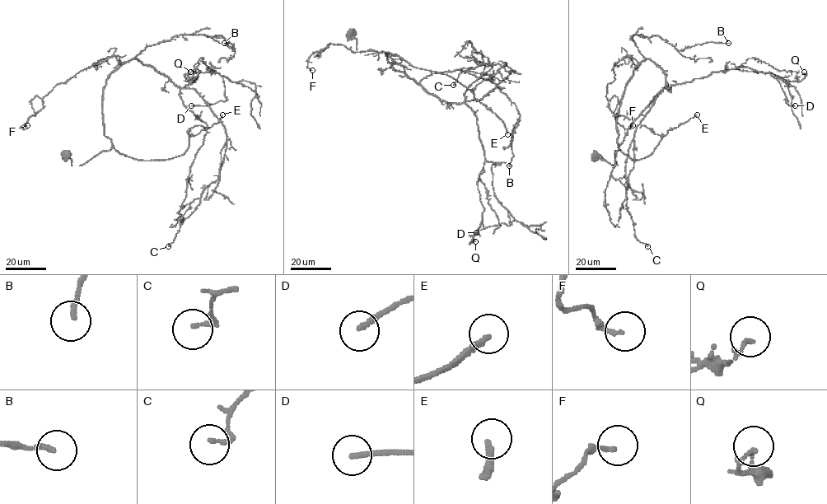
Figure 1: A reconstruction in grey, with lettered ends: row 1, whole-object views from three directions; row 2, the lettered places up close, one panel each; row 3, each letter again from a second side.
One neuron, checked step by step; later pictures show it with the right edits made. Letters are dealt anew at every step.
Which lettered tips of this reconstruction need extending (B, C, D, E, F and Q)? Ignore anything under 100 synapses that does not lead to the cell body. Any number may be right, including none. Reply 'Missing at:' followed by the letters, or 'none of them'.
Missing at: E

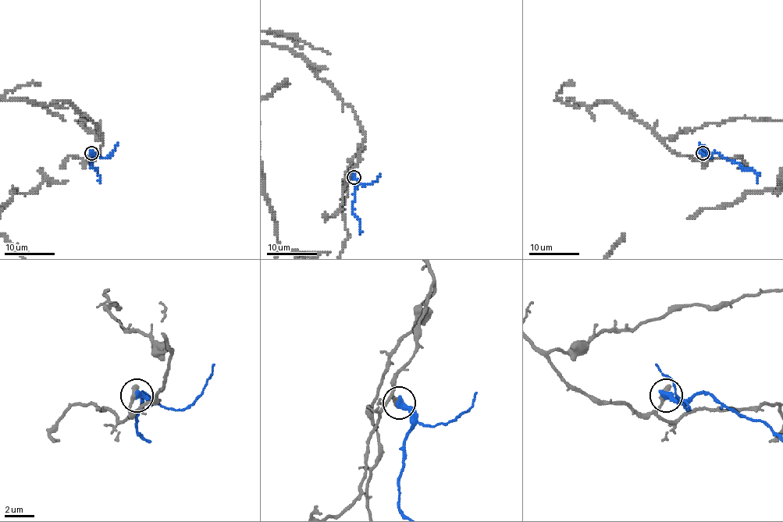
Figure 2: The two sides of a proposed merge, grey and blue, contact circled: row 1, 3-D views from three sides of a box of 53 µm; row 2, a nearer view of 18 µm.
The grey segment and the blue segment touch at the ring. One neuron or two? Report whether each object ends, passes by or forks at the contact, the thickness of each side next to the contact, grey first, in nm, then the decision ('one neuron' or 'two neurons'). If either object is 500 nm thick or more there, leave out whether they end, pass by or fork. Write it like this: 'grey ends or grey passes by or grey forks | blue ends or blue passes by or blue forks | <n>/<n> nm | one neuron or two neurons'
grey ends | blue ends | 400/480 nm | two neurons

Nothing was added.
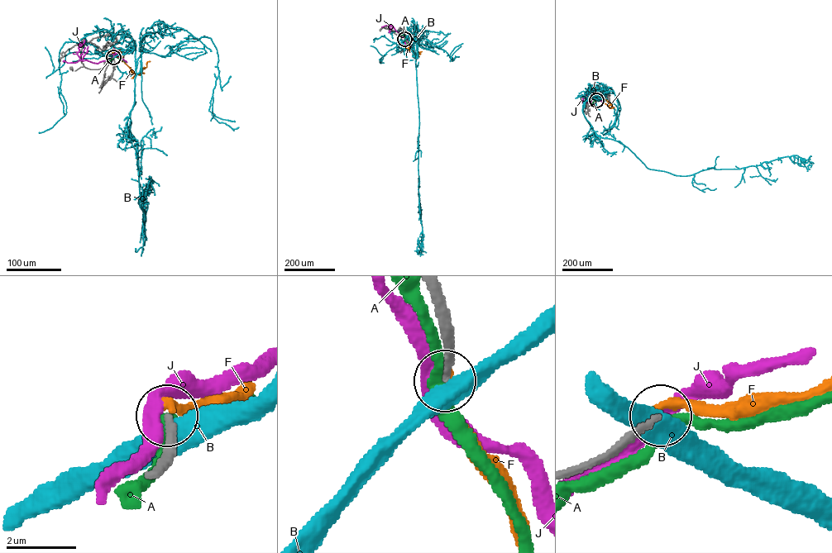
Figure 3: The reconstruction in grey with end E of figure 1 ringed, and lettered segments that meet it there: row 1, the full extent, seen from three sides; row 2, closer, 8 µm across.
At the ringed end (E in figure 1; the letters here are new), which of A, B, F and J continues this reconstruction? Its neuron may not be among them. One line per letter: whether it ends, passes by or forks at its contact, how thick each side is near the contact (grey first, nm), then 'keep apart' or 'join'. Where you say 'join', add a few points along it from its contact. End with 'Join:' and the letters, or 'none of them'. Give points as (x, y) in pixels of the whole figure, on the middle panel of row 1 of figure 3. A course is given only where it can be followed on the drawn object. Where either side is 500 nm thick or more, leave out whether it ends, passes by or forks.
A: it passes by | 200/320 nm | keep apart
B: 220/550 nm | keep apart
F: it ends | 200/260 nm | keep apart
J: it passes by | 260/320 nm | keep apart
Join: none of them

